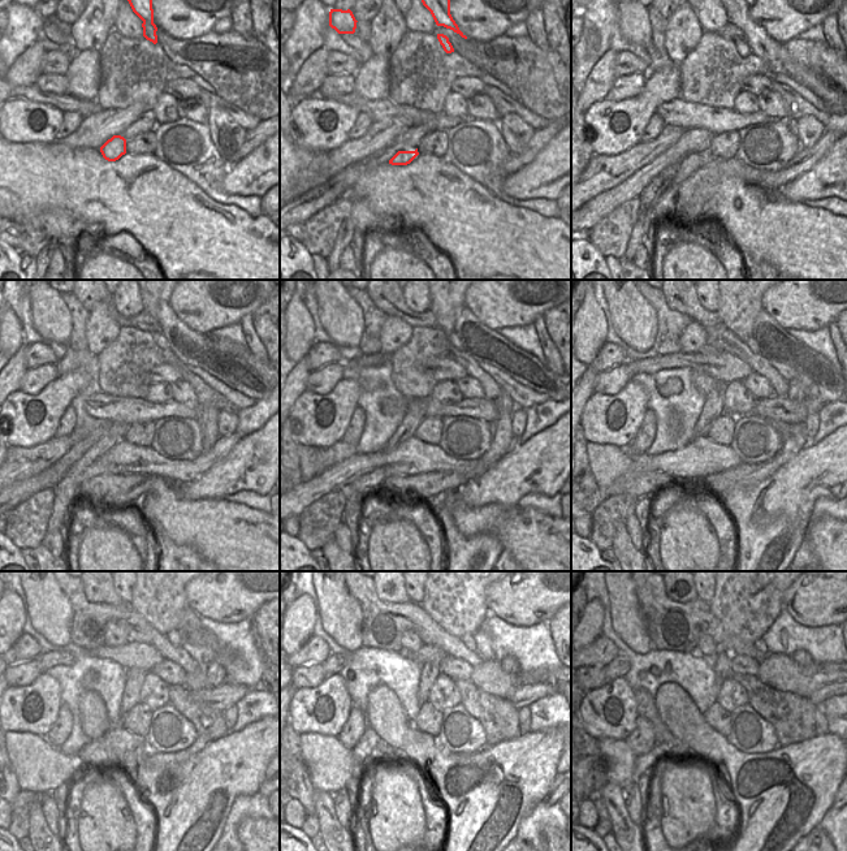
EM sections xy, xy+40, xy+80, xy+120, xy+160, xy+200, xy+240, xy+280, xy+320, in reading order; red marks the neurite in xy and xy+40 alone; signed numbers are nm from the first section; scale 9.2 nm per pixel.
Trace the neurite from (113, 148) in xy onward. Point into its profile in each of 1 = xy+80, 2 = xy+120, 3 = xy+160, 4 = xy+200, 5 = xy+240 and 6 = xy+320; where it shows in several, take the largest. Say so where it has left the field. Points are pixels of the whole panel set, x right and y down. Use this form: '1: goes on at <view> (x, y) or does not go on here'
1: goes on at xy+80 (674, 175)
2: goes on at xy+120 (100, 466)
3: goes on at xy+160 (370, 482)
4: goes on at xy+200 (644, 483)
5: goes on at xy+240 (40, 768)
6: goes on at xy+320 (619, 759)

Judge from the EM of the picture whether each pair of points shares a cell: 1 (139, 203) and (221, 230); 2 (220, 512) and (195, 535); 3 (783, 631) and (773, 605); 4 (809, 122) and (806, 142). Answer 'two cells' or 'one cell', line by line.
1: one cell
2: one cell
3: two cells
4: one cell

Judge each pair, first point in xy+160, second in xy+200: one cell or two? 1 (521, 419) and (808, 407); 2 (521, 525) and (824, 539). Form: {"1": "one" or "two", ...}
{"1": "two", "2": "one"}

